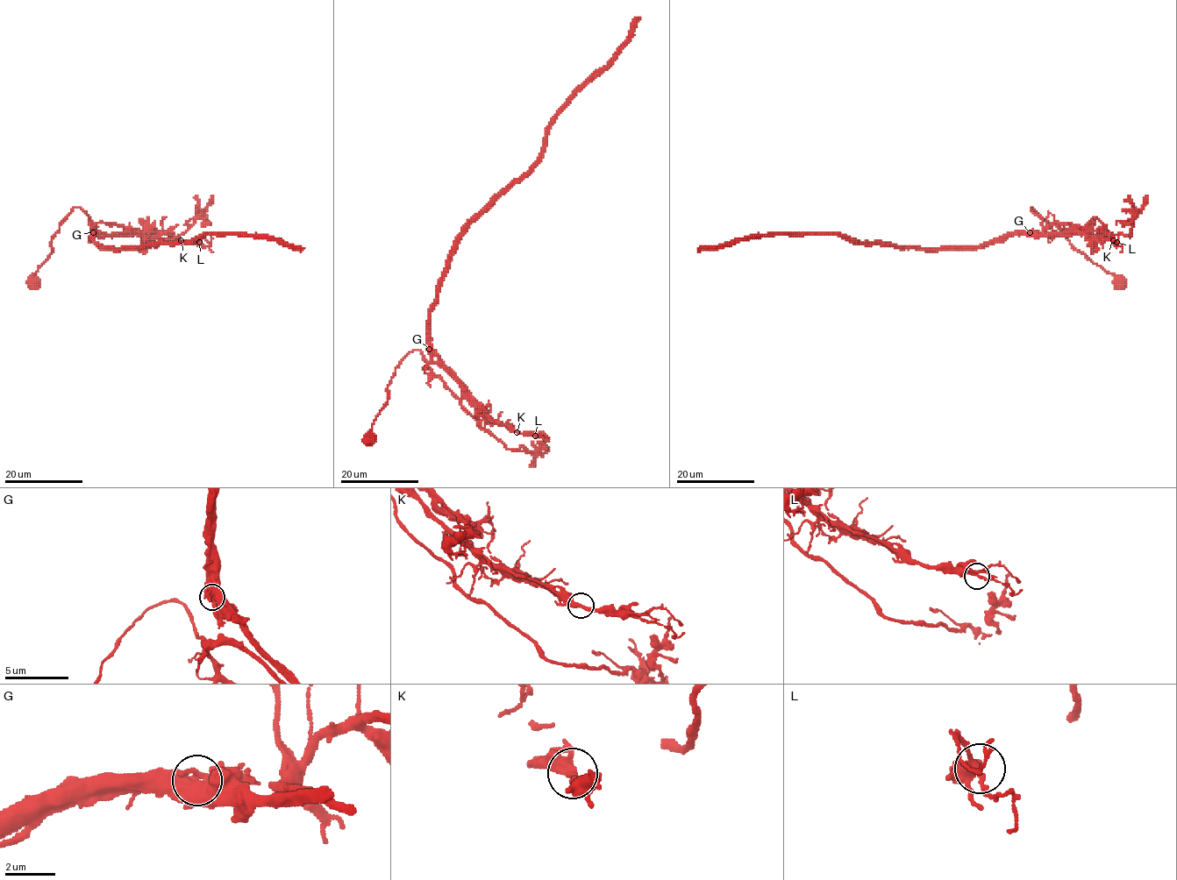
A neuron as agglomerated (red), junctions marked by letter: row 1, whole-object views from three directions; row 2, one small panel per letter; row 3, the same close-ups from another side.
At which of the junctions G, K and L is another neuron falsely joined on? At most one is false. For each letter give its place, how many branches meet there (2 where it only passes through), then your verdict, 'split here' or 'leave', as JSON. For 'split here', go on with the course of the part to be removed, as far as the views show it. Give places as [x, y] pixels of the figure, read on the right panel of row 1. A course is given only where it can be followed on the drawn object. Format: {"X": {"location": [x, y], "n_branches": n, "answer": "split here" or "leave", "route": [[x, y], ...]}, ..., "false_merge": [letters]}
{"G": {"location": [1030, 232], "n_branches": 3, "answer": "split here", "route": [[1029, 232], [1052, 236], [1087, 234], [1096, 237], [1110, 233], [1130, 237], [1134, 217], [1131, 222], [1116, 224]]}, "K": {"location": [1113, 240], "n_branches": 2, "answer": "leave"}, "L": {"location": [1116, 242], "n_branches": 3, "answer": "leave"}, "false_merge": ["G"]}

